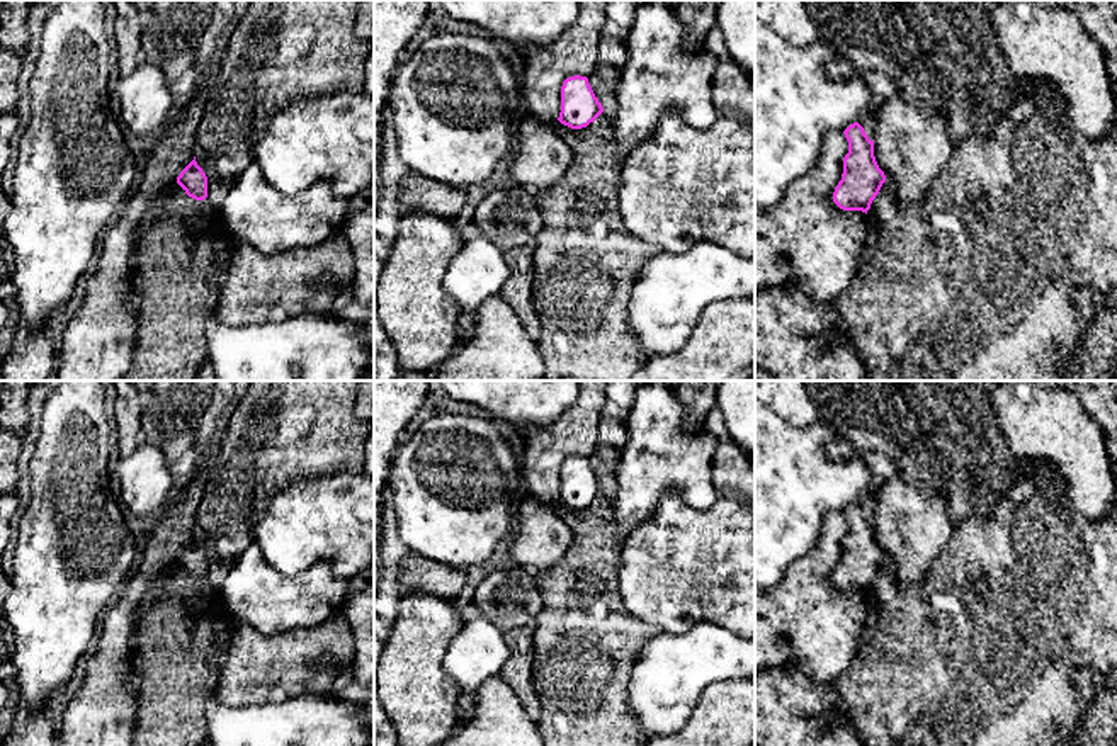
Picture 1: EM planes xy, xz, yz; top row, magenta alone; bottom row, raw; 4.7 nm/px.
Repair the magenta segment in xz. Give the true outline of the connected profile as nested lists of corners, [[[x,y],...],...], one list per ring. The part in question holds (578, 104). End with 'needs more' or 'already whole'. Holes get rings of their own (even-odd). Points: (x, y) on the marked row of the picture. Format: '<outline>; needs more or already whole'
[[[570,76],[561,87],[561,112],[558,121],[571,129],[587,127],[604,112],[587,76]]]; already whole

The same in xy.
[[[194,160],[180,172],[177,184],[185,190],[185,194],[196,201],[204,201],[207,197],[207,177],[202,168]]]; already whole

